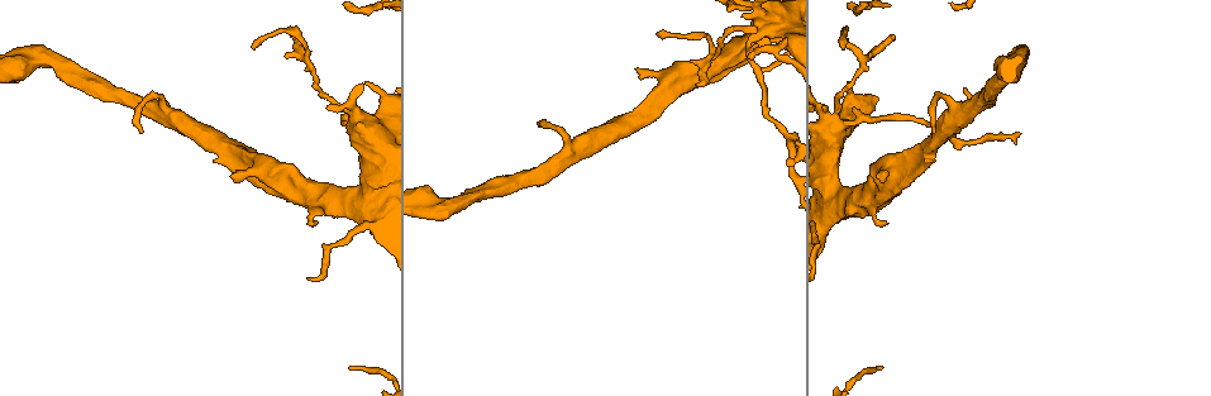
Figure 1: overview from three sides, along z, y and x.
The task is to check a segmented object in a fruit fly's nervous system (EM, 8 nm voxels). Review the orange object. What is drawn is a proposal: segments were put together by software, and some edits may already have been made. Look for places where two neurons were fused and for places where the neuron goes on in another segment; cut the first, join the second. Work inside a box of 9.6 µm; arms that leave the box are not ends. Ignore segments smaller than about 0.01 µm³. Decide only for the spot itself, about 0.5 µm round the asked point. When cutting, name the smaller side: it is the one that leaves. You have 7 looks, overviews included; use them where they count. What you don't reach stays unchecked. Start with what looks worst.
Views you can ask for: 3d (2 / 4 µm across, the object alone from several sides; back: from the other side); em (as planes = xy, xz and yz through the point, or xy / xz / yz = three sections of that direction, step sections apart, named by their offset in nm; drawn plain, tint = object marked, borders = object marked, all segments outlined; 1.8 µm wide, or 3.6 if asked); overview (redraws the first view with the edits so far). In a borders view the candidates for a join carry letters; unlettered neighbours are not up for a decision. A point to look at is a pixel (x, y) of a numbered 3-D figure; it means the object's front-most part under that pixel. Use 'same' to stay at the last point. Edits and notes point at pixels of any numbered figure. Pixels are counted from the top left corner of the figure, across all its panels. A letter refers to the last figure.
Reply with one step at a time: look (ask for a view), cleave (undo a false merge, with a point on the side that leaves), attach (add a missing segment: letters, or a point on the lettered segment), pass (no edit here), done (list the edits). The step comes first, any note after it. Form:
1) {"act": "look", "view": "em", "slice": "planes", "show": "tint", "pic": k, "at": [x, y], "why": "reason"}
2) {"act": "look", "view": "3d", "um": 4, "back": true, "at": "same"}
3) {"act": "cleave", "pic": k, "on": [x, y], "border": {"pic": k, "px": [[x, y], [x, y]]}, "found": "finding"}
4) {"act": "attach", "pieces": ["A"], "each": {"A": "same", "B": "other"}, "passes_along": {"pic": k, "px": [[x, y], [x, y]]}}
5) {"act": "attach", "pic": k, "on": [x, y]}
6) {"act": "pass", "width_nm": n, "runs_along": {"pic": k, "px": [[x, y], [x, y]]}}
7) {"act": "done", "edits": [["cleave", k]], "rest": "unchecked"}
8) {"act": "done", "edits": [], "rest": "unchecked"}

{"act": "look", "view": "em", "um": 3.6, "slice": "xz", "step": 8, "show": "borders", "pic": 1, "at": [374, 178], "why": "abrupt turn"}

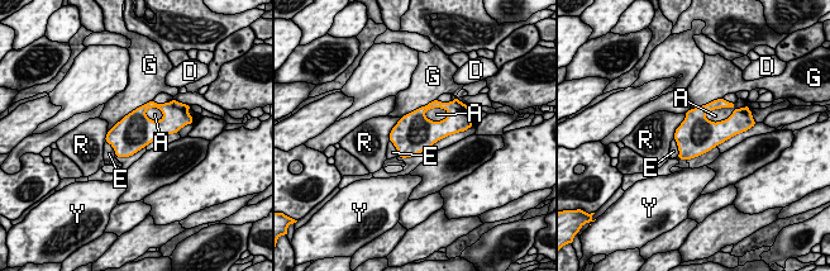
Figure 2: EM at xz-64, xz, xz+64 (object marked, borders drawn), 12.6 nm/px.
{"act": "look", "view": "em", "um": 3.6, "slice": "planes", "show": "borders", "at": "same", "why": "another direction"}

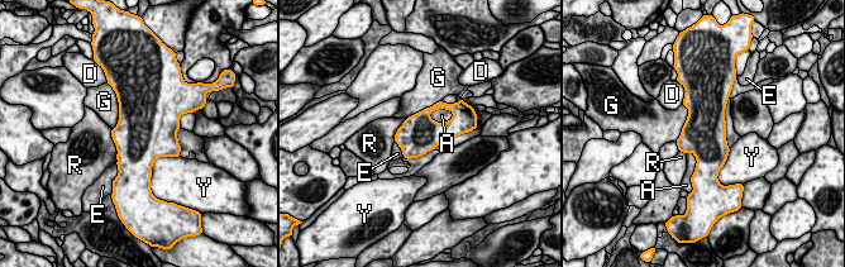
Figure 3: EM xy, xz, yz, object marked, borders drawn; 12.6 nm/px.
{"act": "pass", "each": {"A": "other", "D": "other", "E": "other", "G": "other", "R": "other", "Y": "other"}, "border": {"pic": 3, "px": [[429, 113], [448, 109], [453, 117]]}, "found": "all the same neuron"}

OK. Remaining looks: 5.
{"act": "look", "view": "3d", "um": 4, "pic": 1, "at": [381, 99], "why": "calibre changes"}

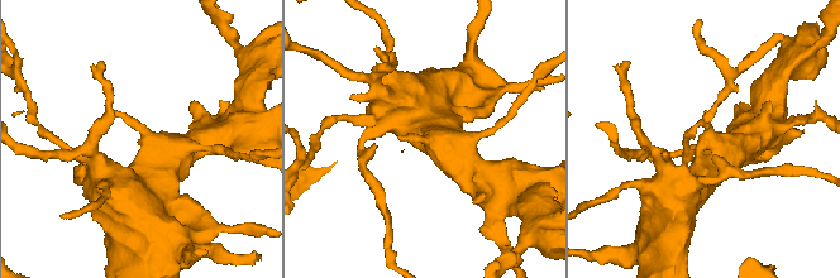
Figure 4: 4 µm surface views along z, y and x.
{"act": "look", "view": "em", "slice": "yz", "step": 8, "show": "borders", "pic": 4, "at": [707, 143]}

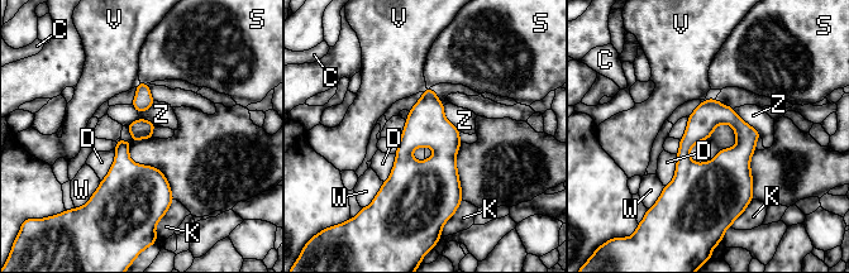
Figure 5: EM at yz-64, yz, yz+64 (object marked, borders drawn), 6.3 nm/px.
{"act": "look", "view": "em", "slice": "planes", "show": "borders", "at": "same", "why": "another direction"}

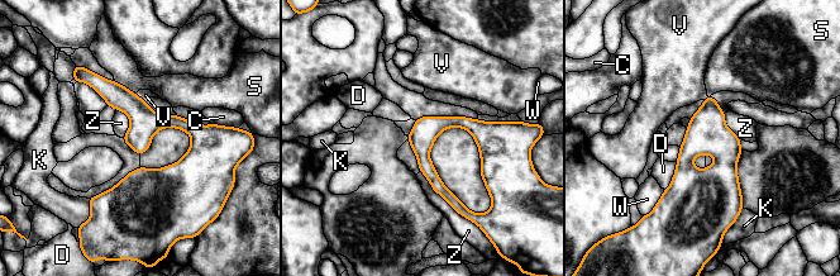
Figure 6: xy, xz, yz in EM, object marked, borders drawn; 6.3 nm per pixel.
{"act": "pass", "each": {"C": "other", "D": "other", "K": "other", "S": "other", "V": "other", "W": "other", "Z": "other"}, "runs_along": {"pic": 6, "px": [[215, 133], [163, 190], [95, 200]]}, "found": "continuous, no second neuron"}

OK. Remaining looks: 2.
{"act": "done", "edits": [], "rest": "unchecked"}

